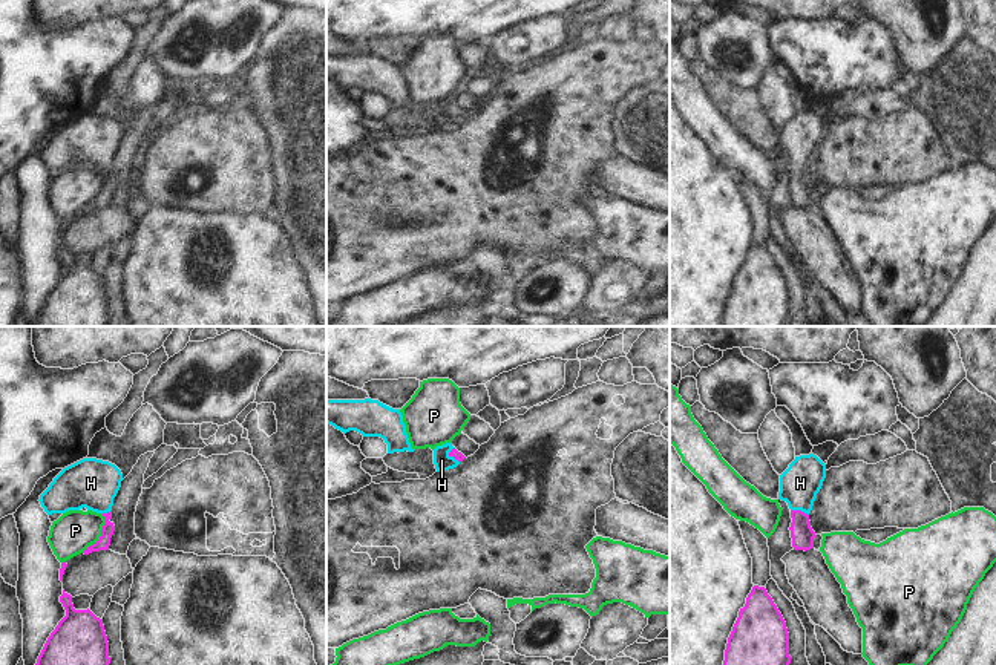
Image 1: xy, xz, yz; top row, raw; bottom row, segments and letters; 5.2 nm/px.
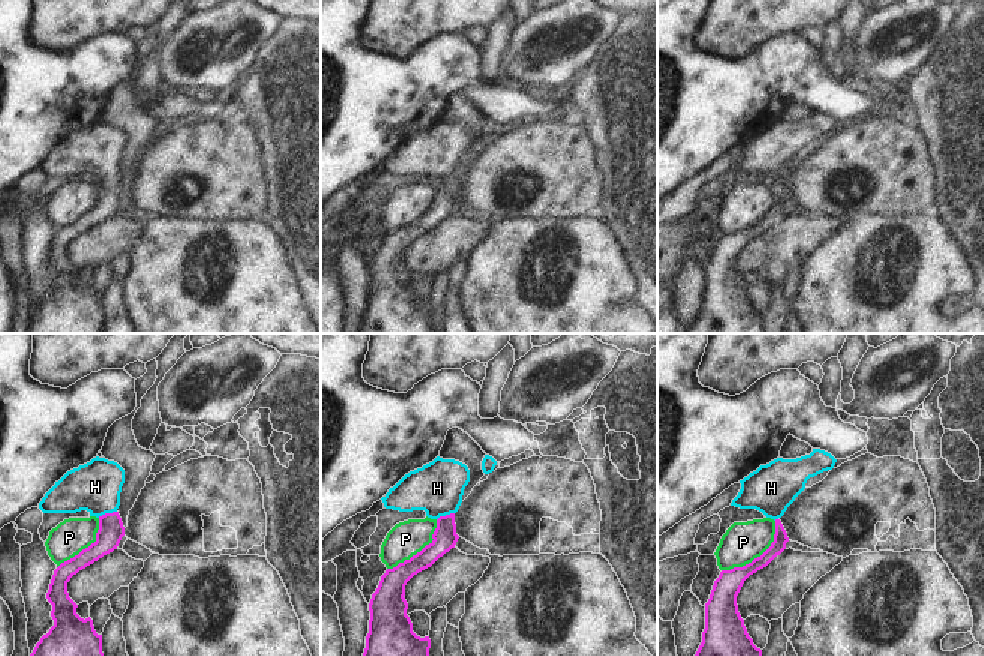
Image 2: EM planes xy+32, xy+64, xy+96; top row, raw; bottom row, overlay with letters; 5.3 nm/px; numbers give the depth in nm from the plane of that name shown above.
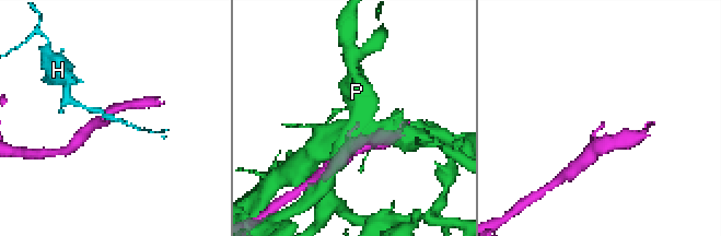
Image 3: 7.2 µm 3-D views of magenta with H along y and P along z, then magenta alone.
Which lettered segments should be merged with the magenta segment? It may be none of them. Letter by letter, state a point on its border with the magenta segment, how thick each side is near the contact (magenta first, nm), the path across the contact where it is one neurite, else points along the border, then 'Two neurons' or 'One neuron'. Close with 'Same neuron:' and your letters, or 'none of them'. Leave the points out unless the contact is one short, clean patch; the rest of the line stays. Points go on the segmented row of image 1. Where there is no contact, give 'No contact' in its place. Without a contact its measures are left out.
H: Touches magenta at yz (800, 511). Thickness 120 nm (magenta) against 200 nm. Path across: yz (802, 533), (800, 511), (800, 483). One neuron
P: Touches magenta at xy (101, 535). Thickness 70 nm (magenta) against 220 nm. Boundary: xy (103, 514), (101, 535), (81, 552). Two neurons
Same neuron: H

